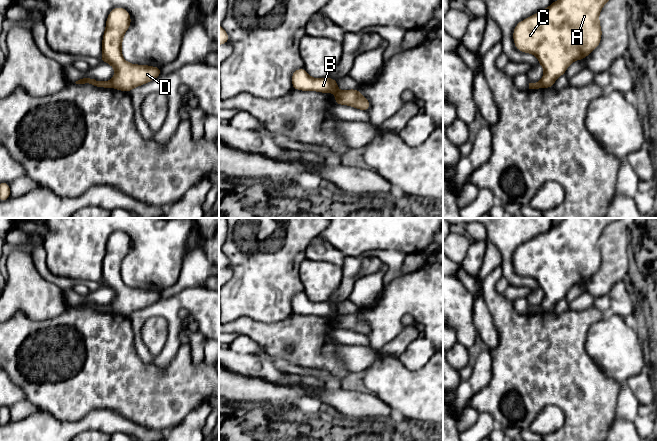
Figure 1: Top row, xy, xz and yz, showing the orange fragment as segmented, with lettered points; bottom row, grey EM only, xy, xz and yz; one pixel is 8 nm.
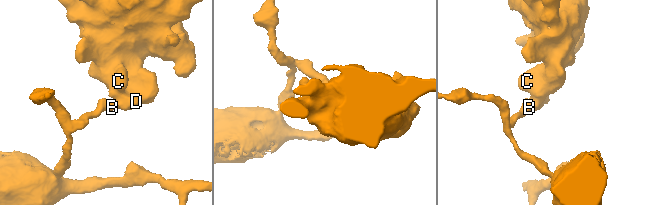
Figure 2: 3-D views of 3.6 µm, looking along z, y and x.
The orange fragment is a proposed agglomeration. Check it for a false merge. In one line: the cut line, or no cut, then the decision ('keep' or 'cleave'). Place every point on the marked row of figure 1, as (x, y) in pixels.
cut yz (539, 81), (541, 87); cleave

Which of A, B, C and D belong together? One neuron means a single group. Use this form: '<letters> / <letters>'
A C D / B

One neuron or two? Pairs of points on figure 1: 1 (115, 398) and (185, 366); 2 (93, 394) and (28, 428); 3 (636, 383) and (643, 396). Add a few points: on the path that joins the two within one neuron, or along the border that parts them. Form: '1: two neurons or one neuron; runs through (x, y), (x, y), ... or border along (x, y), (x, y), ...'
1: one neuron; runs through (132, 393), (158, 393), (168, 383)
2: two neurons; border along (38, 410), (49, 413), (57, 419), (75, 421)
3: one neuron; runs through (639, 386), (643, 393)

